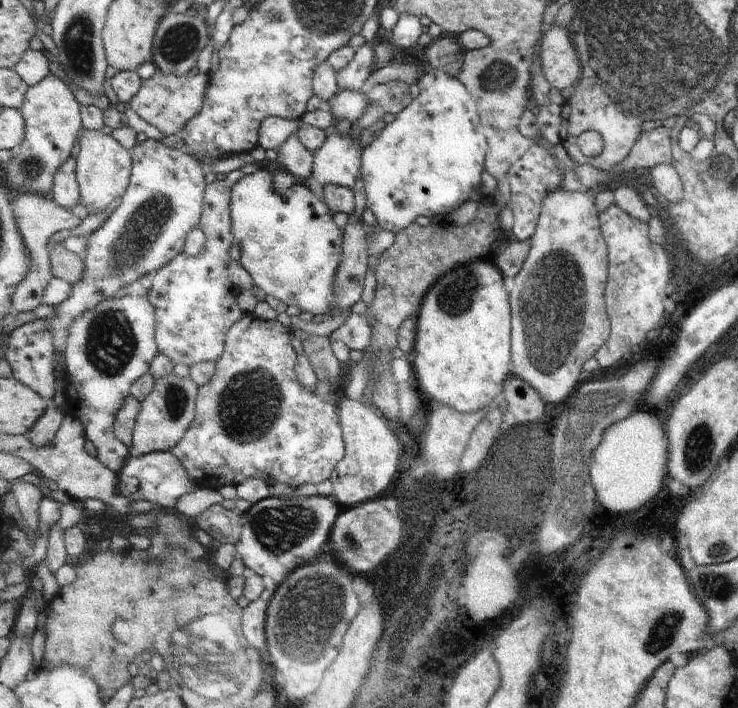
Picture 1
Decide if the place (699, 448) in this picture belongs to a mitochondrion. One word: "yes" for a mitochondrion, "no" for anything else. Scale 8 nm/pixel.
yes

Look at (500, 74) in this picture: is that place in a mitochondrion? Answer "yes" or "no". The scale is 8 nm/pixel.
yes

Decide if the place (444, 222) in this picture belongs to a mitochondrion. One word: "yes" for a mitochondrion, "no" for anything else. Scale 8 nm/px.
no

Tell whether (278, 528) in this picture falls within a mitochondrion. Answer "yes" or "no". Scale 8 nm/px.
yes

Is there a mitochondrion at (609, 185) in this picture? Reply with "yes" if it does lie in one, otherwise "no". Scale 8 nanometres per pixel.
no

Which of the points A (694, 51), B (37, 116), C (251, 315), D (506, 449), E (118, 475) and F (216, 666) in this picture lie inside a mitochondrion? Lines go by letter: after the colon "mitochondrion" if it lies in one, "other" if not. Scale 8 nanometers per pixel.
A: mitochondrion
B: other
C: other
D: mitochondrion
E: other
F: mitochondrion

